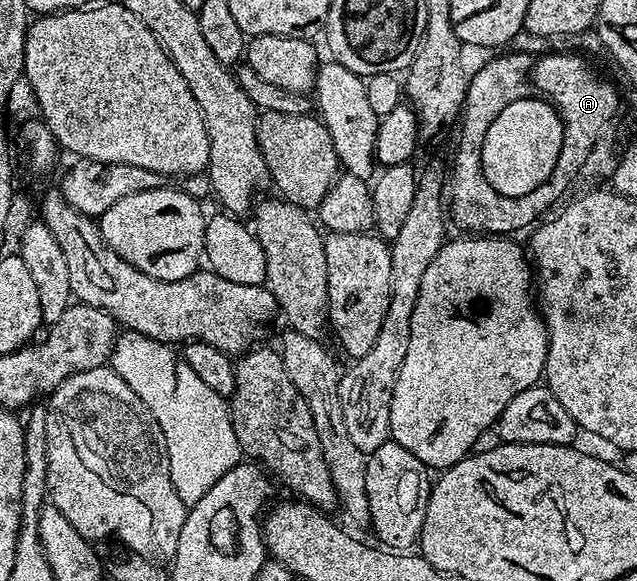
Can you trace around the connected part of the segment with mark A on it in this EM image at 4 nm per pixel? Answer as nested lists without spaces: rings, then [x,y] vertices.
[[[577,52],[542,53],[533,63],[531,82],[549,99],[565,123],[565,139],[561,145],[558,165],[580,166],[597,142],[602,141],[609,121],[617,114],[617,94],[593,71],[588,57]]]

